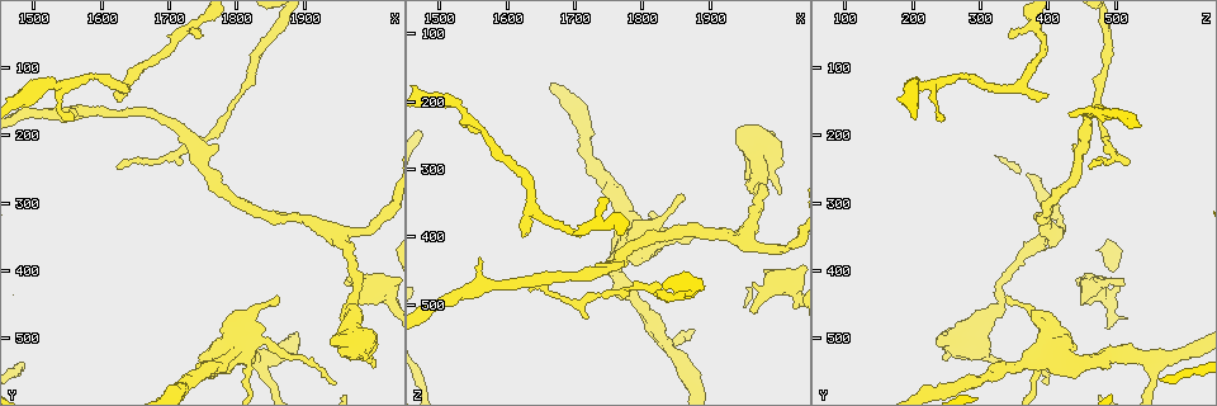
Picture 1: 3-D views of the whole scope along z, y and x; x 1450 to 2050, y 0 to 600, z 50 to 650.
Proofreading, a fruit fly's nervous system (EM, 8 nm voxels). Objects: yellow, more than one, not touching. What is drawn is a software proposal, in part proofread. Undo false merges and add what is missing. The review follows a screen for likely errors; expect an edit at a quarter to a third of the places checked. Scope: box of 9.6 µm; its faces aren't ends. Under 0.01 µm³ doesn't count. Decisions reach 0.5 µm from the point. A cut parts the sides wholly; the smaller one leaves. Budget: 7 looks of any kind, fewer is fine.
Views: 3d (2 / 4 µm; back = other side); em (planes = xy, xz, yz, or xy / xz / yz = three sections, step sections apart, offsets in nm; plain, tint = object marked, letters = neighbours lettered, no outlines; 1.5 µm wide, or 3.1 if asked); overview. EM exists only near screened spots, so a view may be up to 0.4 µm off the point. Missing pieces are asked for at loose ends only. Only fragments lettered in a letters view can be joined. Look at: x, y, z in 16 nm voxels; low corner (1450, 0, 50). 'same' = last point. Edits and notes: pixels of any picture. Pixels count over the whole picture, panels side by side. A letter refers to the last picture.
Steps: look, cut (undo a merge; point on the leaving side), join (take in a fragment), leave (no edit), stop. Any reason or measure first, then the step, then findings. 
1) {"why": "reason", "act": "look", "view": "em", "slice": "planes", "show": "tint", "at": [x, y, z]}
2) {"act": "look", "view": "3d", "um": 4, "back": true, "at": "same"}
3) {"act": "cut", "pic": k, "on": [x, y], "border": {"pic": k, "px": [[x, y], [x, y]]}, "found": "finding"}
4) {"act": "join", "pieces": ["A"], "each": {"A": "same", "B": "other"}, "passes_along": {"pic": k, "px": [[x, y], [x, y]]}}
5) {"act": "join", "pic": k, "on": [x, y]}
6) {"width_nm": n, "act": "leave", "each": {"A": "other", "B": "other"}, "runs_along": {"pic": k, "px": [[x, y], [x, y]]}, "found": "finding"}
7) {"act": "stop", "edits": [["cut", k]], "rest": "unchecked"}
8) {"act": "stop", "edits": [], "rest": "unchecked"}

{"why": "tapers out", "act": "look", "view": "3d", "um": 2, "at": [1860, 440, 335]}

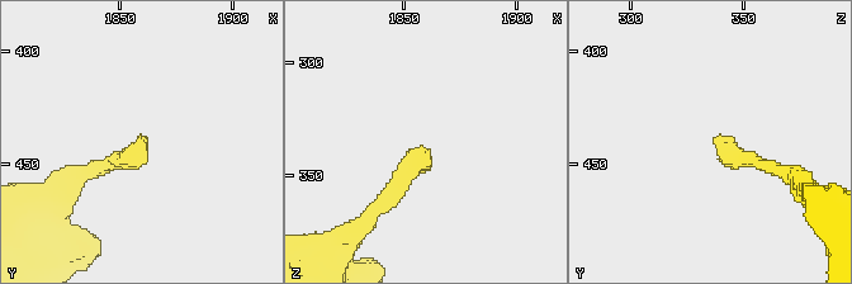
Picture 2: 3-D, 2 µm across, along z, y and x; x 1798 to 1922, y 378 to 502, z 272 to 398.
{"why": "now the EM", "act": "look", "view": "em", "slice": "yz", "step": 4, "show": "letters", "at": [1860, 440, 336]}

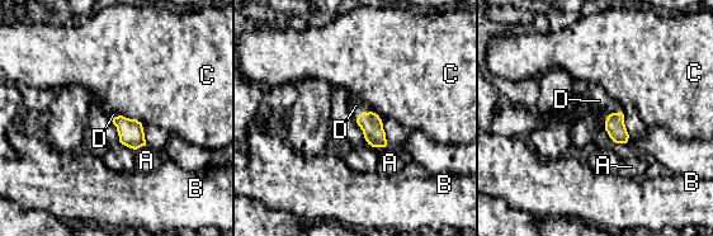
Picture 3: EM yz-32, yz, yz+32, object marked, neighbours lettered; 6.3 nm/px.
{"width_nm": 130, "longest_contact_nm": ["C", 160], "act": "join", "pieces": ["D"], "each": {"A": "other", "B": "other", "C": "other", "D": "same"}, "found": "the cell continues"}

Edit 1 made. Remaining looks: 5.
{"why": "redraw", "act": "look", "view": "overview"}

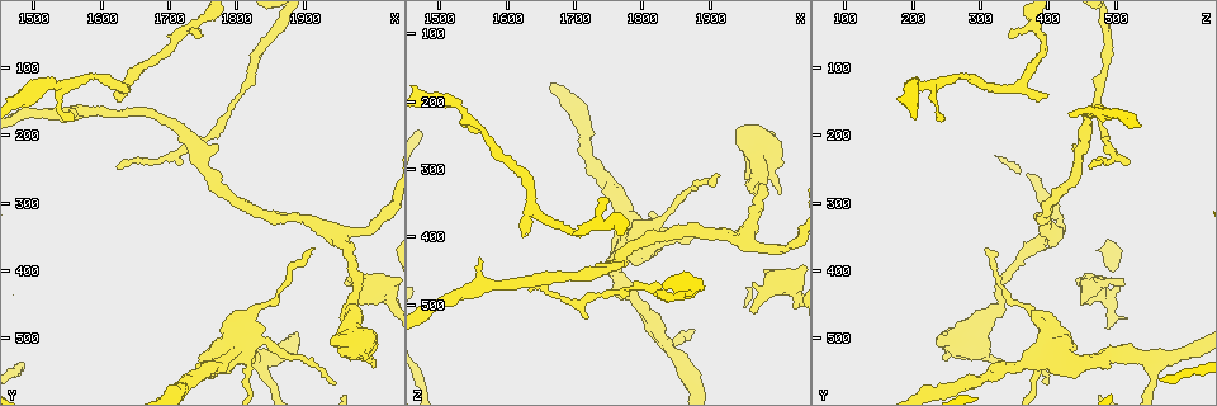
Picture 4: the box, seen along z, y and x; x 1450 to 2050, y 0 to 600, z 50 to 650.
{"why": "free end", "act": "look", "view": "em", "slice": "xy", "step": 4, "show": "letters", "at": [1770, 215, 440]}

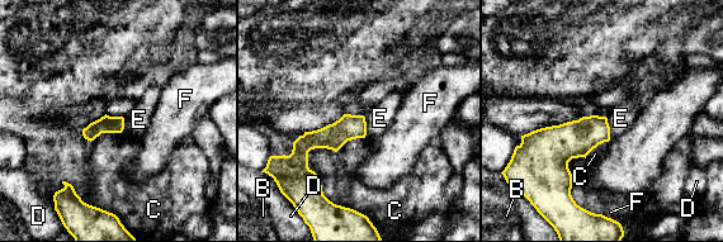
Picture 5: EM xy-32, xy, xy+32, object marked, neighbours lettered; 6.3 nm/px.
{"act": "look", "view": "em", "slice": "planes", "show": "letters", "at": "same"}

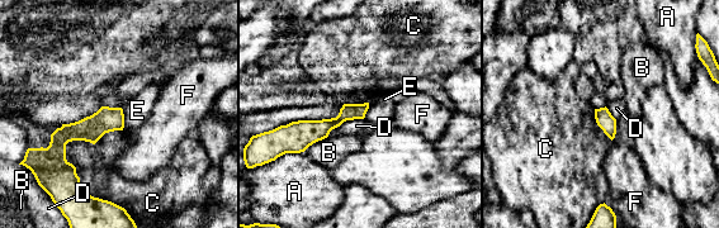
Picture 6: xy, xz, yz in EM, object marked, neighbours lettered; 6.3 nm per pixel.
{"act": "leave", "each": {"A": "other", "B": "other", "C": "other", "D": "other", "E": "other", "F": "other"}, "found": "no lettered fragment goes on from it"}

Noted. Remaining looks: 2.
{"why": "an open end", "act": "look", "view": "em", "slice": "planes", "show": "letters", "at": [1620, 145, 395]}

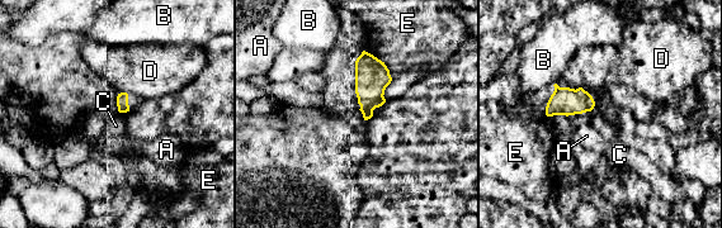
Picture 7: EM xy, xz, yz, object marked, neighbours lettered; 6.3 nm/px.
{"longest_contact_nm": ["E", 260], "act": "leave", "each": {"A": "other", "B": "other", "C": "other", "D": "other", "E": "other"}, "border": {"pic": 7, "px": [[119, 112], [124, 113]]}, "found": "none of them fits"}

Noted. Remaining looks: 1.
{"act": "stop", "edits": [["join", 3]], "rest": "unchecked"}

